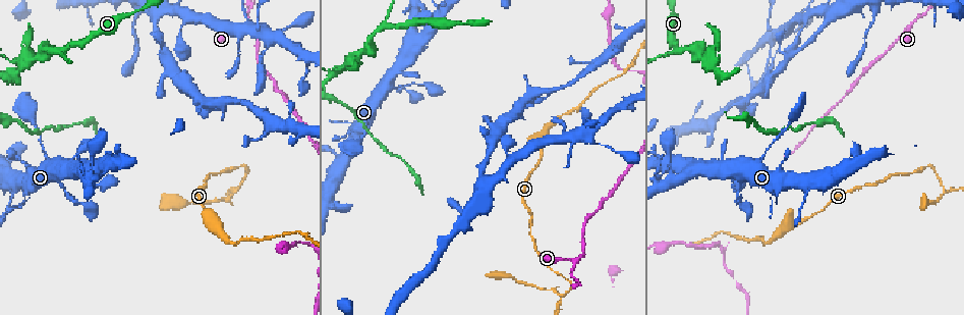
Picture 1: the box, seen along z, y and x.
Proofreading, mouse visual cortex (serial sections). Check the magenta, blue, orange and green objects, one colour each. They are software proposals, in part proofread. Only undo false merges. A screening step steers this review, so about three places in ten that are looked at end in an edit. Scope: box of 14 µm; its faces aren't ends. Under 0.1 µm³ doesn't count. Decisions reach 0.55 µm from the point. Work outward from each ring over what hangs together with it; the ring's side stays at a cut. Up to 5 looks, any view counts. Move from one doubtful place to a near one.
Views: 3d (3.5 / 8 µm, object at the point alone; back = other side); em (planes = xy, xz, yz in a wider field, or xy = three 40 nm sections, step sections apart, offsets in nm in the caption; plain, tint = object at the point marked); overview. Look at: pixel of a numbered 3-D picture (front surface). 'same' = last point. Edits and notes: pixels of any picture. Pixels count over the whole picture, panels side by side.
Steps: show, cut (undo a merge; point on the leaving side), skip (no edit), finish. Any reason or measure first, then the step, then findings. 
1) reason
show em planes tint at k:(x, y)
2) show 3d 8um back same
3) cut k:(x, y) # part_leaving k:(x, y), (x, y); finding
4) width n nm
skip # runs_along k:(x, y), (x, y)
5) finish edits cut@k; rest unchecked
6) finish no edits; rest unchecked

three arms meet
show em planes tint at 1:(674, 50)

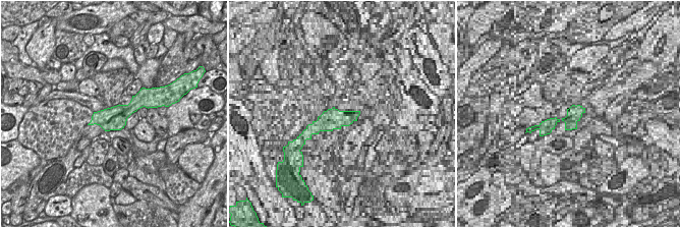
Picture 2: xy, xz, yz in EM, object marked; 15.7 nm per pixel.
show 3d 3.5um same

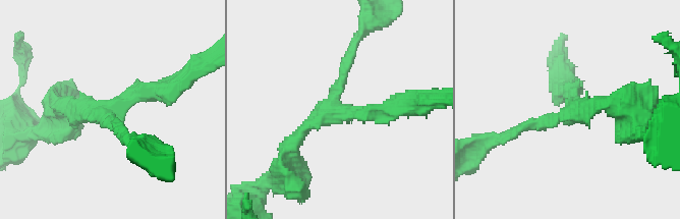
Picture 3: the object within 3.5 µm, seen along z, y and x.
skip # runs_along 3:(393, 110), (318, 117), (286, 159); continuous, no second cell

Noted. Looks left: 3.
thick turns thin
show 3d 3.5um at 1:(575, 262)

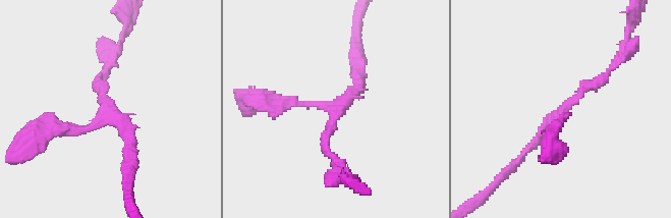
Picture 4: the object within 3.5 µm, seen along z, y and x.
now the EM
show em planes tint at 4:(332, 107)

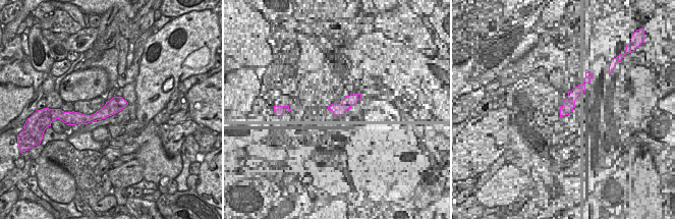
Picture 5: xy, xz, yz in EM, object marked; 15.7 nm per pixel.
skip # runs_along 4:(271, 103), (333, 108), (358, 87), (358, 66); all the same cell

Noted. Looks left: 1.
finish no edits; rest unchecked

